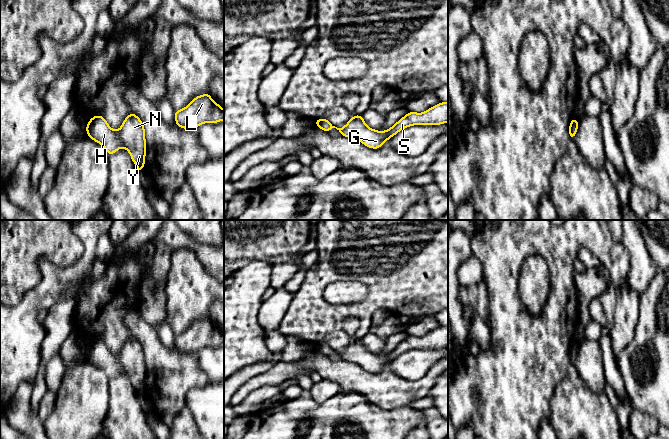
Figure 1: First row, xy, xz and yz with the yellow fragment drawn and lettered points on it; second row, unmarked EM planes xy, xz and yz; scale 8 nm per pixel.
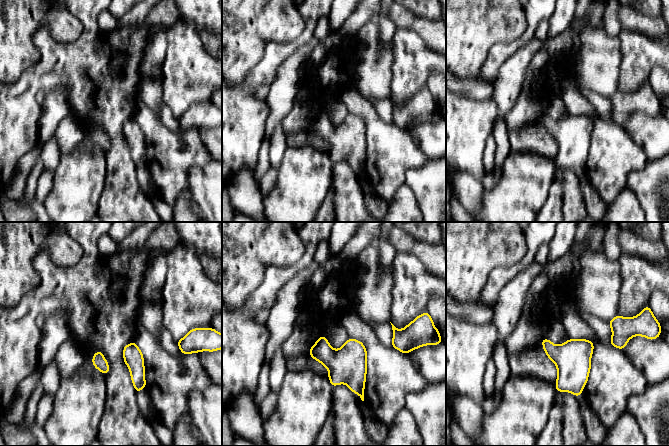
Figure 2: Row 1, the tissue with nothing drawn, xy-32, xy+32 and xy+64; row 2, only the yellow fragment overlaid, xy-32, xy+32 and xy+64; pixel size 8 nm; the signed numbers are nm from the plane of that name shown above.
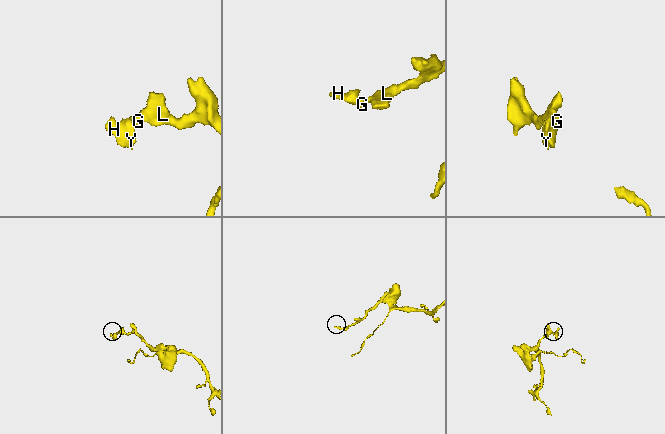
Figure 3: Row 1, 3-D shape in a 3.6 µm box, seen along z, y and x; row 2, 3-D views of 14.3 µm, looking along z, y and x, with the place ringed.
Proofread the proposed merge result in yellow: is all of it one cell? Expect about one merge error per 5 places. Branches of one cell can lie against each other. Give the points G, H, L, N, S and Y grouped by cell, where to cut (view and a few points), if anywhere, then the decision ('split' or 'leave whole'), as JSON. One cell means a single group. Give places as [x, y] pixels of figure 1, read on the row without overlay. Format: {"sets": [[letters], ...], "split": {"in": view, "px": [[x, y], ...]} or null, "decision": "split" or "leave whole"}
{"sets": [["G", "H", "L", "N", "S", "Y"]], "split": null, "decision": "leave whole"}

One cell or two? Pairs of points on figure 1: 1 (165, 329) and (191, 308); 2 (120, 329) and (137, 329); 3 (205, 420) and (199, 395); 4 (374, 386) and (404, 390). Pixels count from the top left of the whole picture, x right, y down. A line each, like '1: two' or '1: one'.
1: two
2: two
3: one
4: one

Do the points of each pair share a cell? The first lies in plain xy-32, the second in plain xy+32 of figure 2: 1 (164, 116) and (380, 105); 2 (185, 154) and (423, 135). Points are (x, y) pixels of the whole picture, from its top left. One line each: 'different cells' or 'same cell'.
1: same cell
2: different cells

